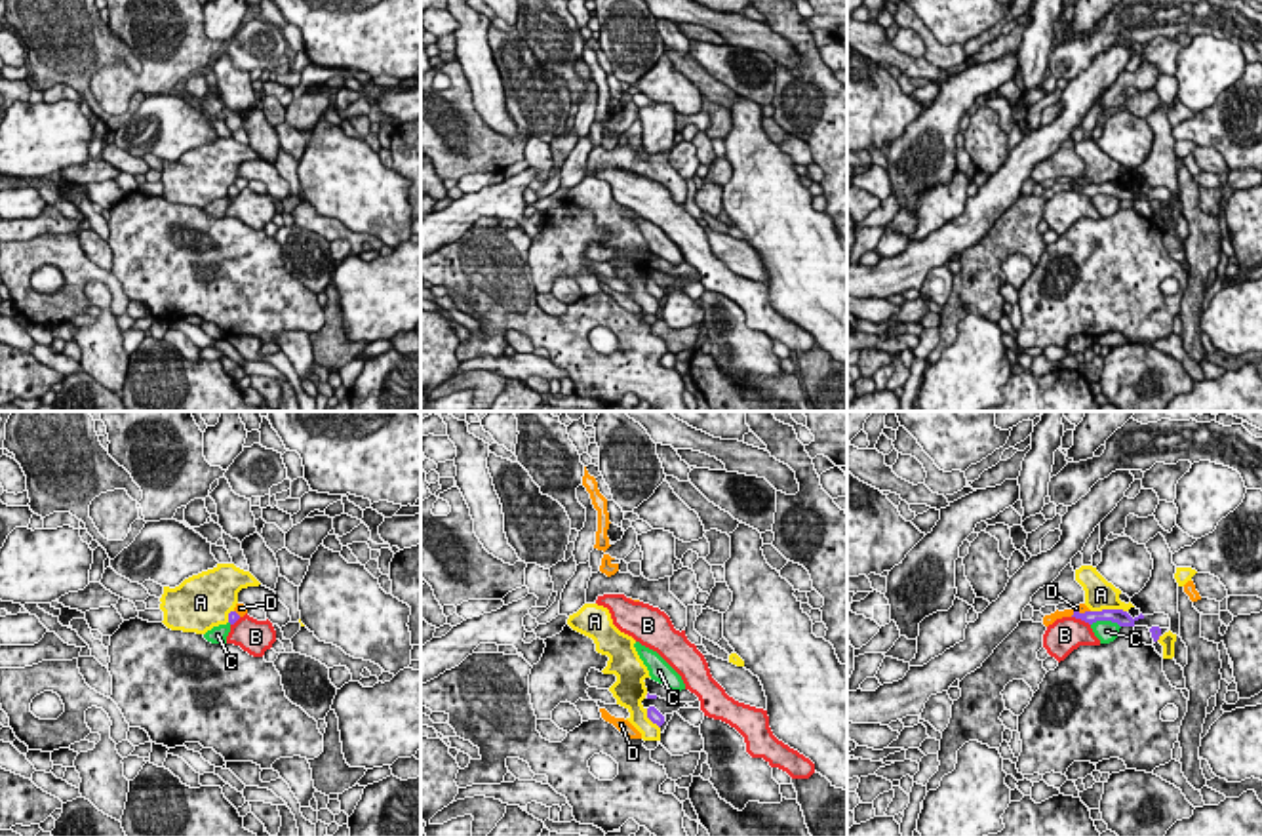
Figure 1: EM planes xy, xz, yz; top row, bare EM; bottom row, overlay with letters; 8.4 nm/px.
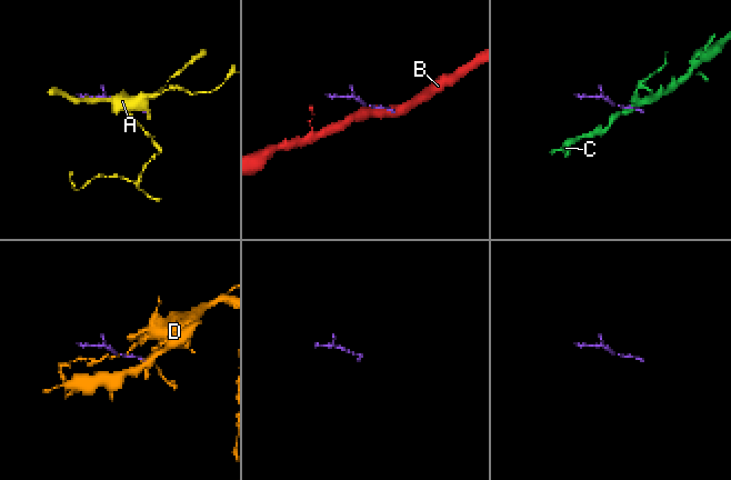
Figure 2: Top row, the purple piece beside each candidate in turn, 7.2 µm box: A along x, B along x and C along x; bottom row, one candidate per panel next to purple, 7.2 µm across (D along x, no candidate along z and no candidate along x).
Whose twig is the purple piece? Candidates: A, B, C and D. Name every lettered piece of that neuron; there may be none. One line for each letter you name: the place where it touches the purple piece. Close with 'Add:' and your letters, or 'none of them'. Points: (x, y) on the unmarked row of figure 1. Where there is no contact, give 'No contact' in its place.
C: Touches purple at yz (1106, 193)
Add: C

